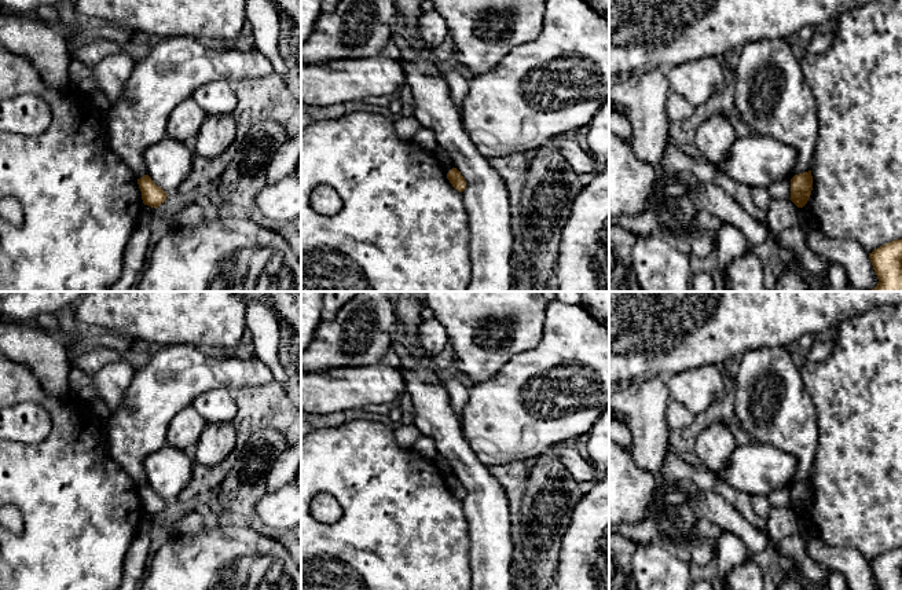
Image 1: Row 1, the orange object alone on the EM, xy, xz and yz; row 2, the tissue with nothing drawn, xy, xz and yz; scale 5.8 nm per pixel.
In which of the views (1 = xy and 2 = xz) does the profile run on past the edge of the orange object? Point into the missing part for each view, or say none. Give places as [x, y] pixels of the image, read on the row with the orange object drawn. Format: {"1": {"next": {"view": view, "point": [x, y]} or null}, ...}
{"1": {"next": null}, "2": {"next": null}}

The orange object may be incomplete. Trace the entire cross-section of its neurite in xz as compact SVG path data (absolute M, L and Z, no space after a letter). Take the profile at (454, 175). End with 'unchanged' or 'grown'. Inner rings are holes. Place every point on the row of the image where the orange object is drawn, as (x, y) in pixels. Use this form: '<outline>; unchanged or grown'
M452 168L447 173L447 179L452 184L452 187L455 190L458 190L459 193L462 193L466 188L466 182L465 182L463 176L461 175L461 172L456 168Z; unchanged

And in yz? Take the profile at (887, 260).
M902 239L888 242L869 253L879 283L869 292L902 292Z; unchanged

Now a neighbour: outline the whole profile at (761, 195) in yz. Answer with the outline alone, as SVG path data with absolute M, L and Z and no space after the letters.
M751 187L754 204L763 212L767 212L771 199L771 190L769 187Z

